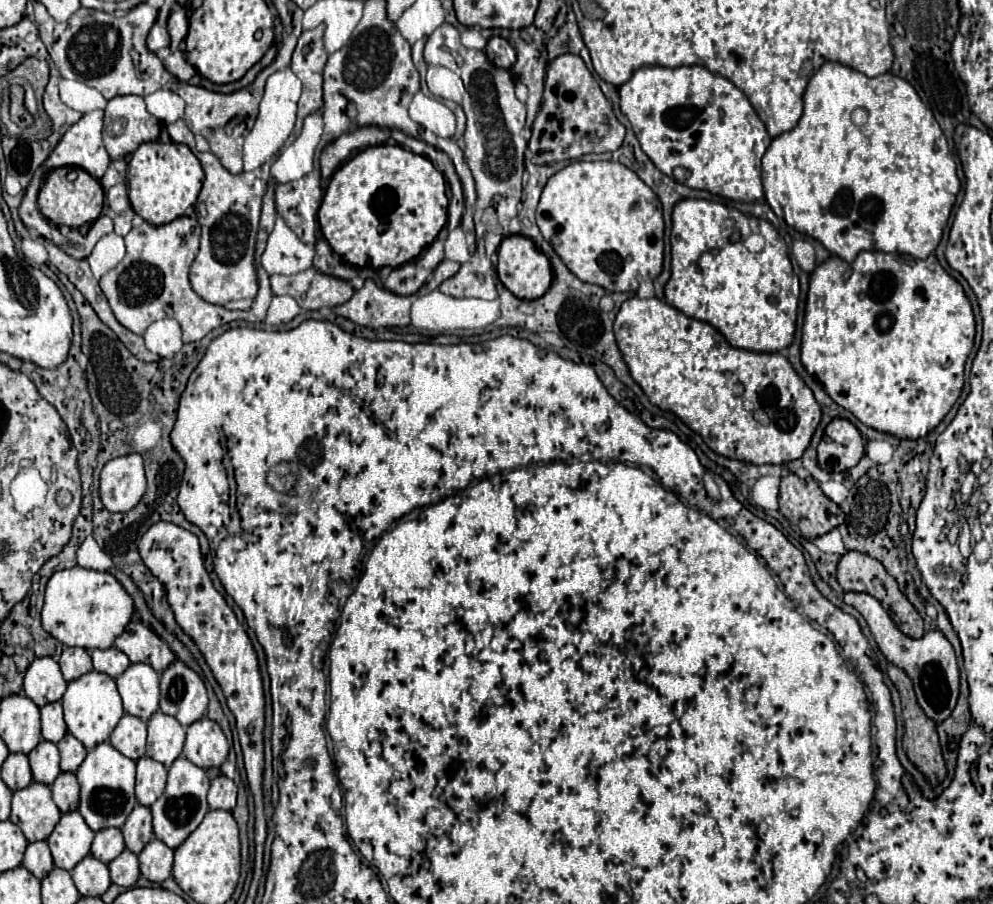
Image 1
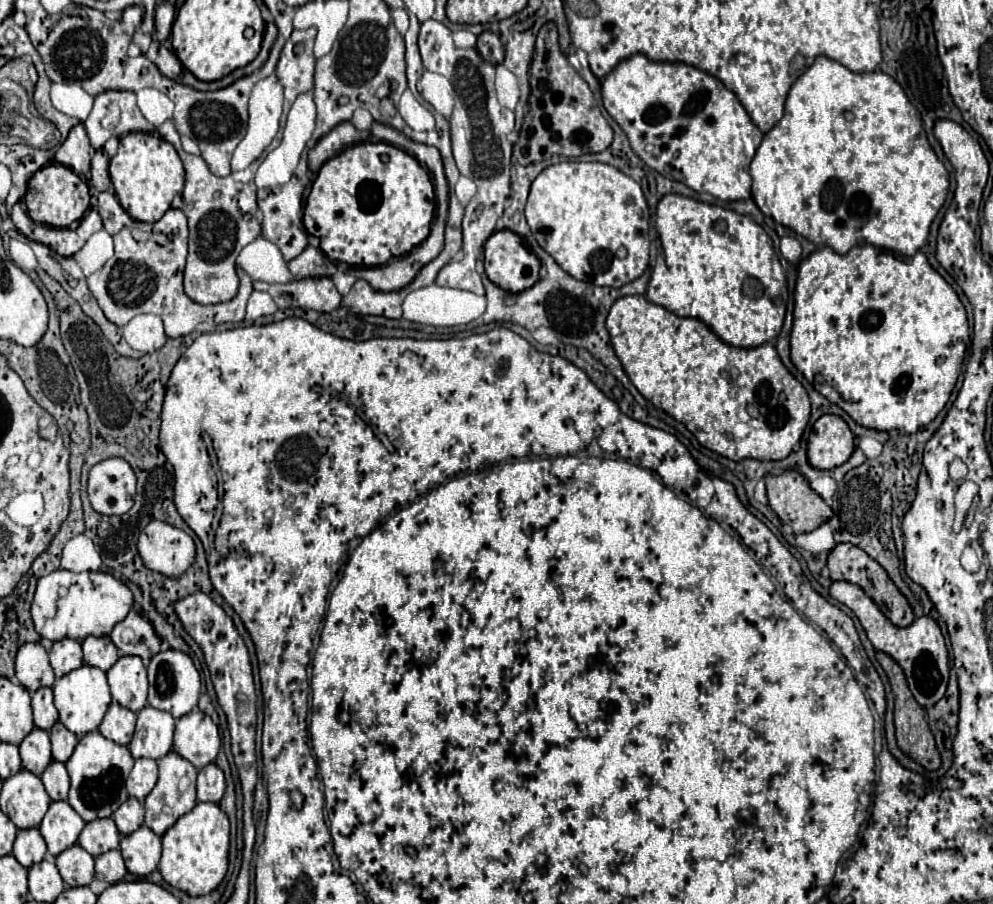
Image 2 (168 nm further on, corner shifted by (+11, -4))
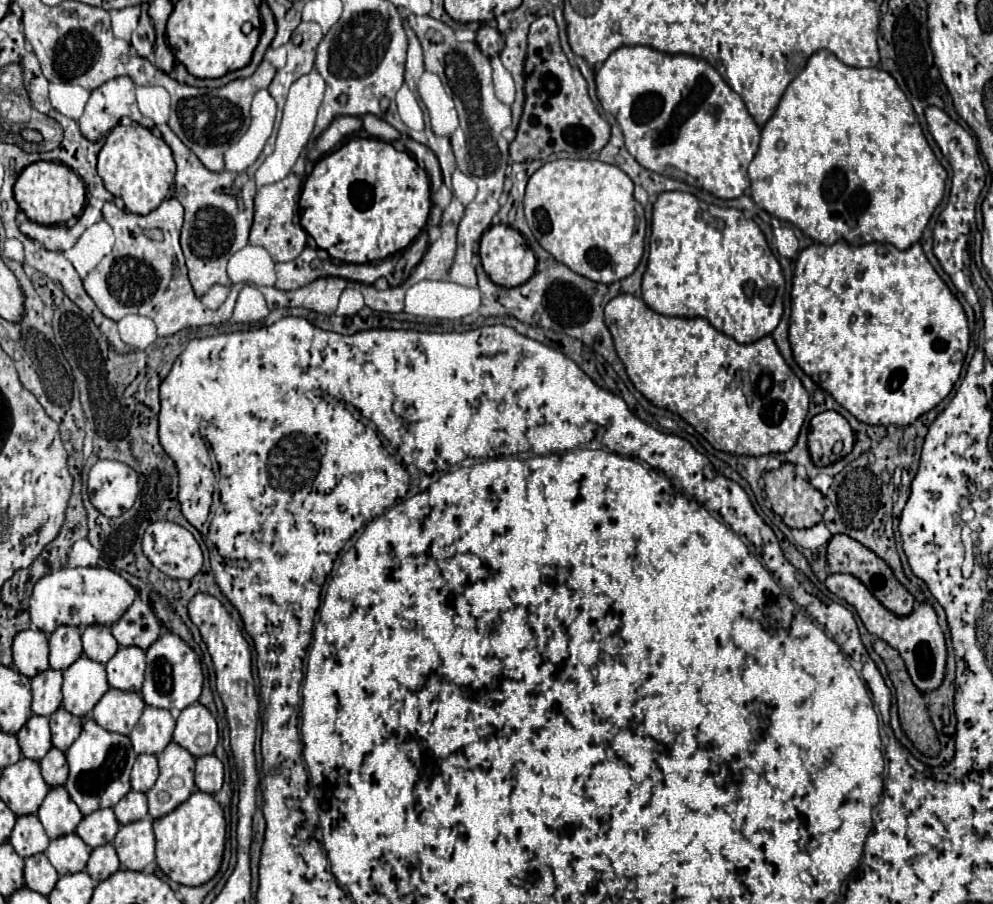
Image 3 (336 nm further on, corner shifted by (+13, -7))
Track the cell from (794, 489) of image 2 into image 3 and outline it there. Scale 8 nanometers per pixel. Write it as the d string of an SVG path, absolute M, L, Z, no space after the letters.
M784 463L780 469L766 471L764 473L764 491L772 503L772 511L778 513L790 529L806 529L806 527L814 527L822 521L822 515L826 509L822 493L818 489L814 489L808 479L798 477L792 463Z

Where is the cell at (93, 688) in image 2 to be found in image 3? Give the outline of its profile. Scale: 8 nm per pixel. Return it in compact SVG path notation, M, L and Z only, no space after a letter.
M84 655L74 661L62 675L62 707L78 719L88 717L96 703L102 699L102 695L110 689L104 665L88 661L88 657Z

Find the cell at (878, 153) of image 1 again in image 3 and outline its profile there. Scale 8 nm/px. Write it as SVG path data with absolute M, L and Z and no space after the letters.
M816 51L810 61L806 63L804 71L788 85L786 93L782 95L776 113L772 115L772 119L762 127L762 139L760 139L760 149L754 155L752 163L748 165L748 177L750 177L750 193L752 199L758 207L766 209L770 215L774 215L780 221L788 221L792 225L796 225L804 235L808 235L812 241L816 243L836 243L838 239L844 239L848 245L866 245L872 241L878 243L890 243L896 249L910 249L914 243L920 241L924 227L928 225L934 209L940 205L942 197L944 197L944 189L946 189L946 171L940 165L940 161L934 157L920 123L916 121L914 109L910 105L910 101L906 99L906 95L902 93L902 89L898 87L898 83L894 81L892 75L888 75L882 69L856 69L856 67L848 67L844 65L840 59L836 59L830 51Z

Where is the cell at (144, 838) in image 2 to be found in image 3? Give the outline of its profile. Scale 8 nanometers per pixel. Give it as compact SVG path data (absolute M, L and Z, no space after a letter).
M144 817L132 825L122 825L114 839L114 849L120 857L122 869L144 871L156 861L152 819Z

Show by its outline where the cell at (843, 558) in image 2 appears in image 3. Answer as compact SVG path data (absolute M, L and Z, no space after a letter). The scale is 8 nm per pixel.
M834 535L828 543L828 565L830 565L830 573L848 573L860 579L868 587L868 591L894 615L906 617L912 613L914 597L898 583L898 579L892 575L892 569L878 555L874 555L870 549L866 549L856 539L848 535Z

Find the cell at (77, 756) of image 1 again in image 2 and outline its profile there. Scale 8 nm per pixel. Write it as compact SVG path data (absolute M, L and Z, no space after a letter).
M56 722L50 728L50 740L52 740L52 758L58 762L66 762L74 752L74 746L78 744L78 736L70 734L70 730L62 726L62 722Z

